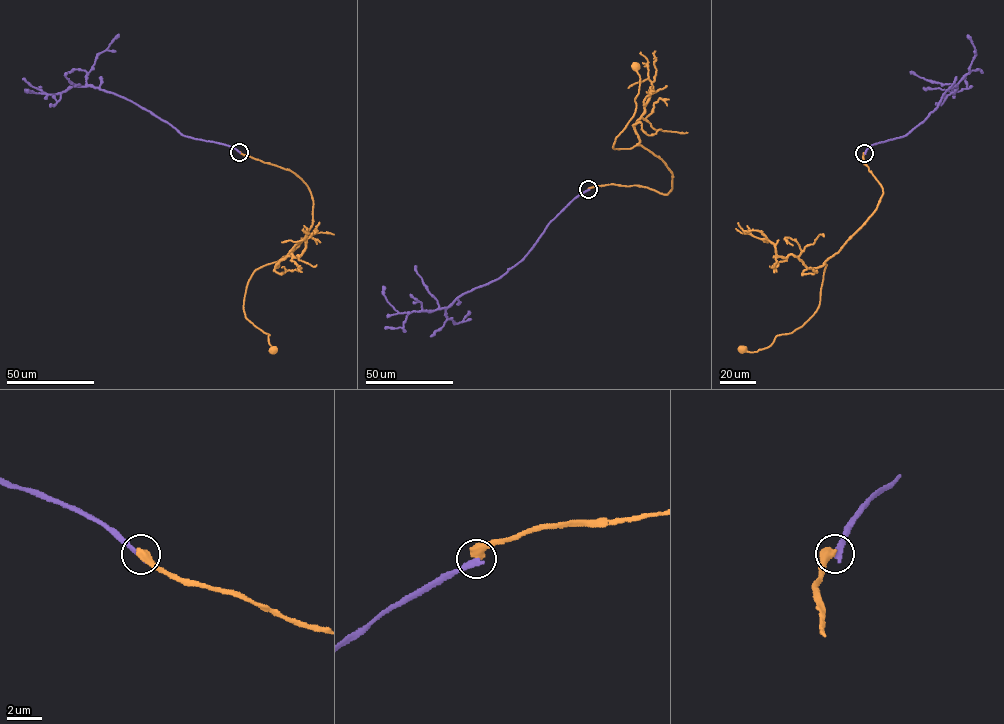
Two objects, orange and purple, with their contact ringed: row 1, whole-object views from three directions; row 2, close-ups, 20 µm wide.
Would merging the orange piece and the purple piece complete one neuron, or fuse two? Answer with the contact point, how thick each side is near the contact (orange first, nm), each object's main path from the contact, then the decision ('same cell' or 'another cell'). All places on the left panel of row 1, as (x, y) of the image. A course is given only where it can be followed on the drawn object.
(239, 152) | 550/240 nm | orange via (239, 152), (295, 173), (312, 196), (312, 225), (303, 239), (247, 283), (245, 317), (269, 334), (273, 351) | purple via (239, 152), (227, 145), (182, 135), (139, 105), (97, 88), (74, 86), (53, 94), (27, 89) | another cell

